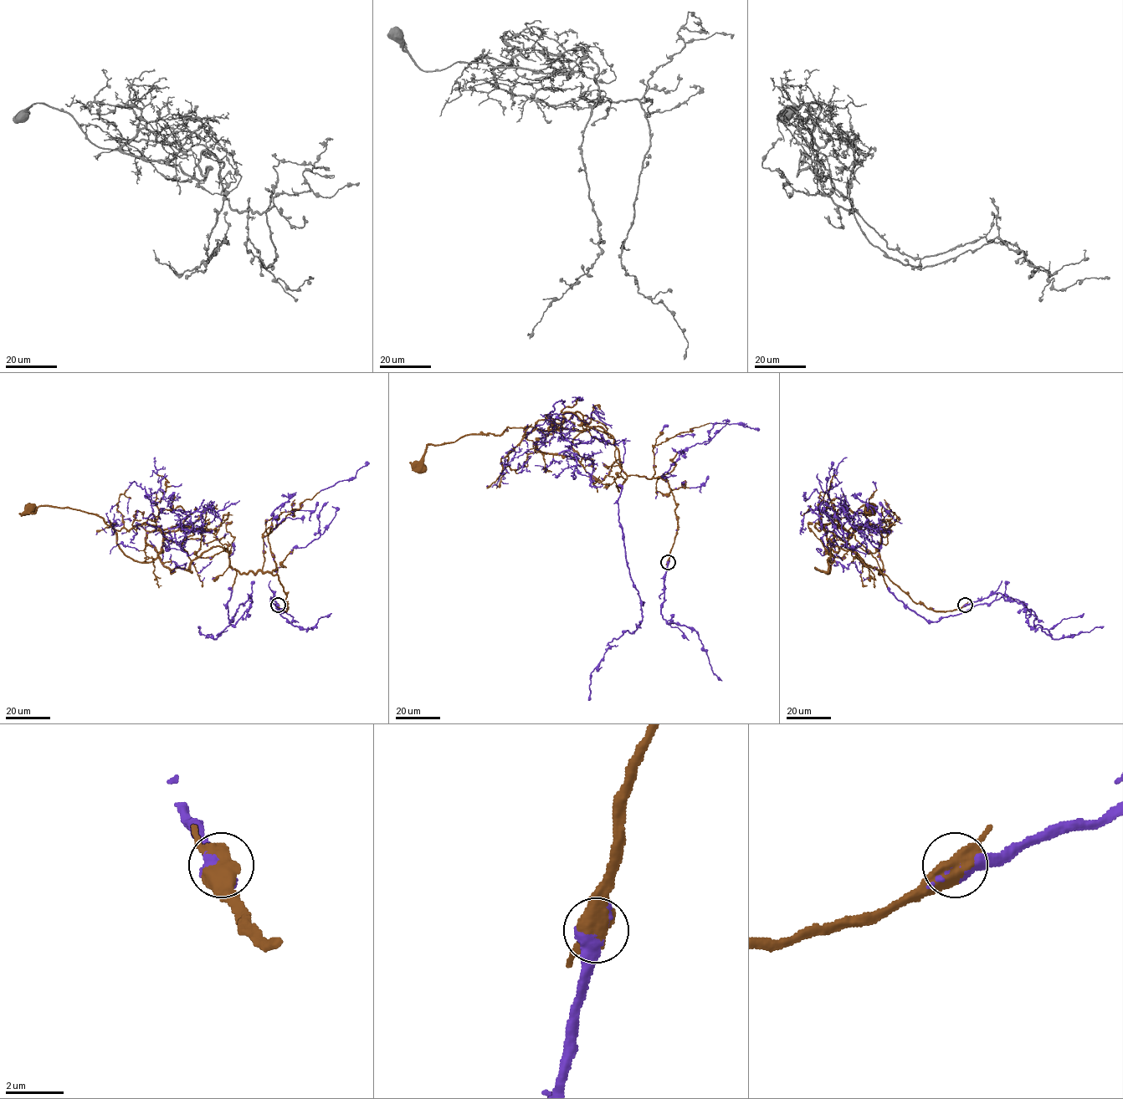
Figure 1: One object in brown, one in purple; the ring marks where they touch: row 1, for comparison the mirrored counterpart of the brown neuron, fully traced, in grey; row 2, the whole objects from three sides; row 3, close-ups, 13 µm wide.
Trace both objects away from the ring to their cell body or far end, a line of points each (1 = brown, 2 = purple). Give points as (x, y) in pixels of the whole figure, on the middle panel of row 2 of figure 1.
1: (669, 562), (668, 483), (628, 475), (614, 438), (571, 413), (547, 431), (428, 444), (421, 468)
2: (669, 562), (642, 602), (623, 442), (595, 411), (604, 439), (570, 449), (573, 478), (657, 492), (693, 437)

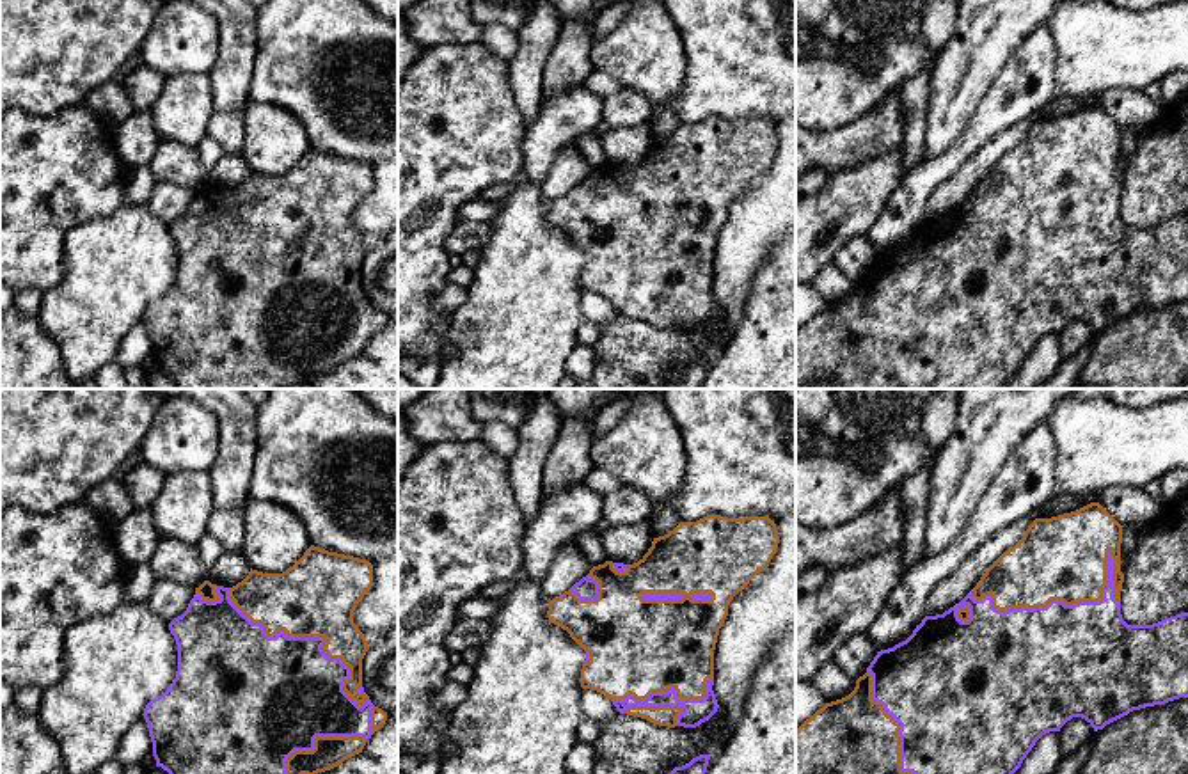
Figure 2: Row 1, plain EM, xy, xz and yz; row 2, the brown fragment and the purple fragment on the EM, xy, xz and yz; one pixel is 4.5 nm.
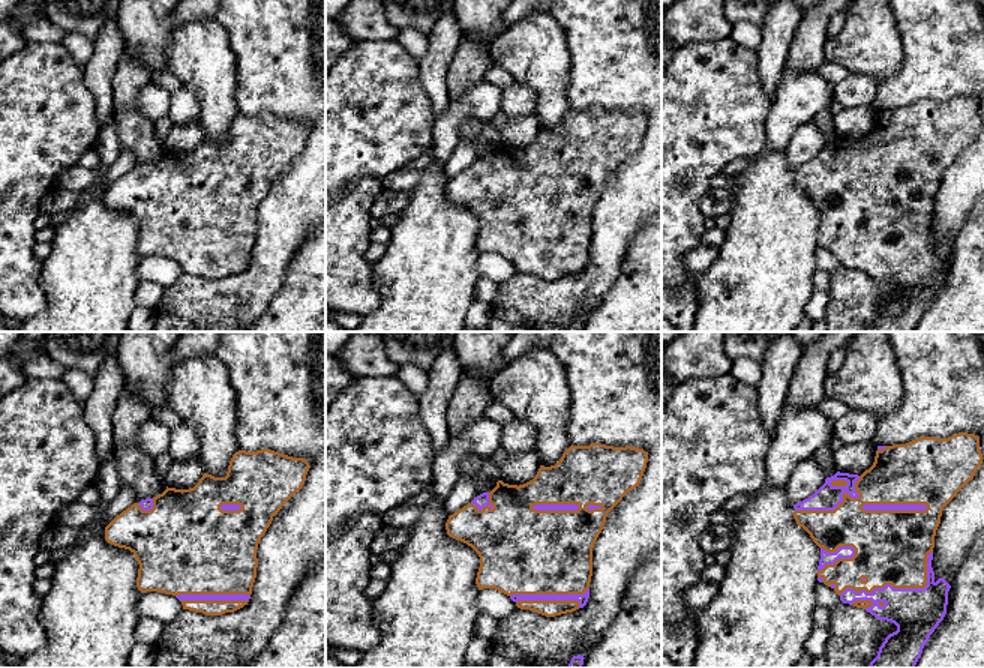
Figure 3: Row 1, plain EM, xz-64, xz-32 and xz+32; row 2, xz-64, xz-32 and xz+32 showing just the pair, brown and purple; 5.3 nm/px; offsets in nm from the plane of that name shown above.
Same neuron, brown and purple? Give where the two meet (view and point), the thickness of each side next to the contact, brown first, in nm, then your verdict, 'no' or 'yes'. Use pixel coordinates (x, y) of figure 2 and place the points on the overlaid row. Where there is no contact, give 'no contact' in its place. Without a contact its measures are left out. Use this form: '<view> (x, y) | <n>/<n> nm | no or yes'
yz (1055, 599) | 380/460 nm | yes

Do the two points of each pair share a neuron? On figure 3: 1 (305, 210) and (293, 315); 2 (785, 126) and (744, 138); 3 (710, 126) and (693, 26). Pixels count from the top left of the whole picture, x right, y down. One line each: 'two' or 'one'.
1: two
2: two
3: two

